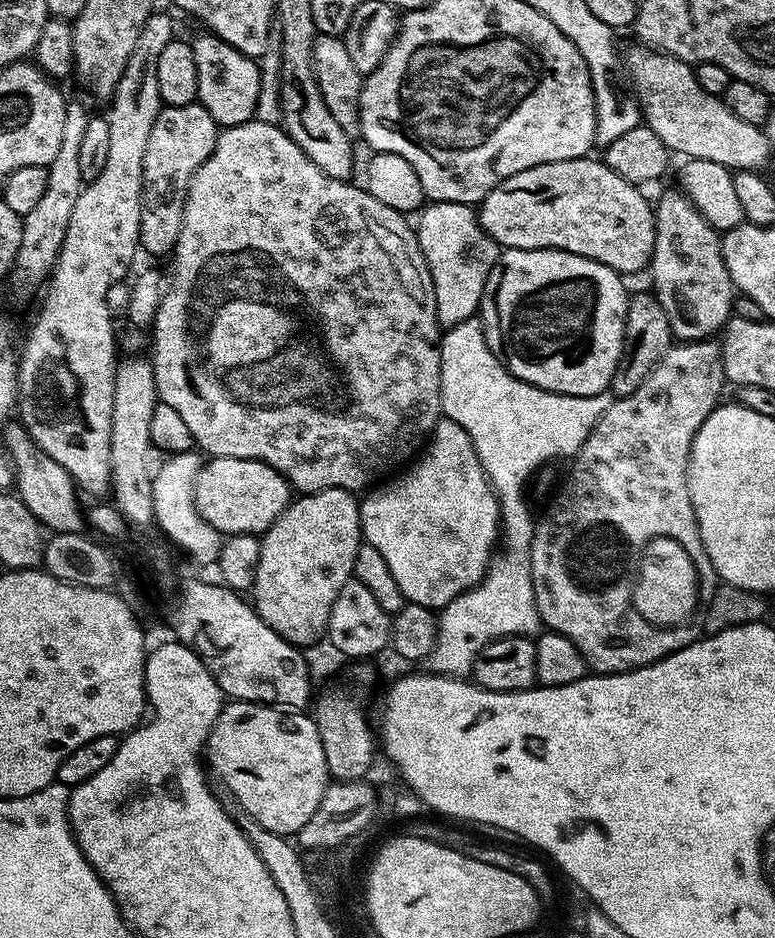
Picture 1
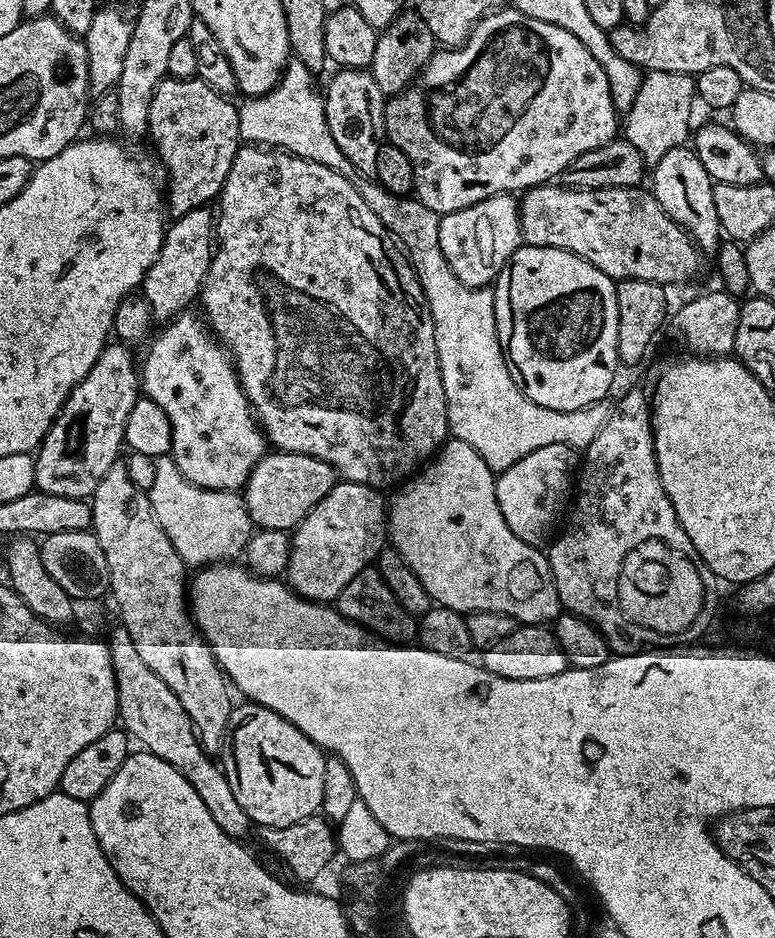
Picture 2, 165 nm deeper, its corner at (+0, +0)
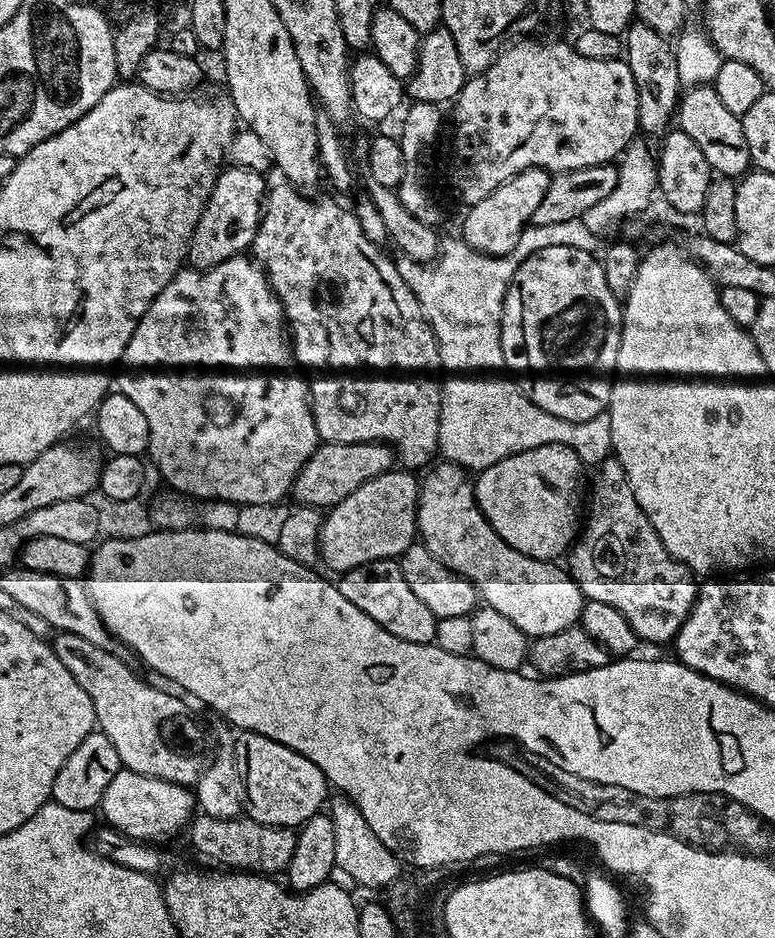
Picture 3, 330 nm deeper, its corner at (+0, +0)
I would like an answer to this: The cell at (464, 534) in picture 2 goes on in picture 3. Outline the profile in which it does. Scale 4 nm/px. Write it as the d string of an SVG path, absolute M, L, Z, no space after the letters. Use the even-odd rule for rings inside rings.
M440 462L428 477L423 477L416 507L419 543L424 544L426 550L430 550L430 554L434 554L438 562L442 562L442 566L471 582L476 587L477 597L487 607L498 610L498 614L505 618L510 618L510 622L514 622L514 626L518 626L518 630L522 630L530 638L558 634L558 630L577 627L585 602L578 582L574 582L572 575L559 563L530 558L511 548L482 514L476 501L476 489L470 476L468 480L468 476L469 473L457 464Z

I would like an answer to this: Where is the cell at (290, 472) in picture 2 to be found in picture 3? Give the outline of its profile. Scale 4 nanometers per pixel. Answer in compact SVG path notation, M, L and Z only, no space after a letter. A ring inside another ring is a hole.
M321 443L317 447L316 452L302 466L302 470L298 470L296 481L292 484L290 493L291 499L296 499L297 505L305 508L319 508L327 510L333 508L338 502L342 502L342 498L350 498L350 494L354 494L354 490L358 490L358 486L362 486L366 482L370 482L374 478L378 478L383 472L389 471L394 464L394 452L387 444L325 444Z

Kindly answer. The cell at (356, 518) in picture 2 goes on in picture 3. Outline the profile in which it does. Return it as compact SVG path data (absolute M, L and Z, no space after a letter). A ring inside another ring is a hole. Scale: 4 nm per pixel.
M389 470L378 478L358 486L350 498L342 498L333 508L327 509L326 515L320 521L320 560L328 568L333 568L336 574L343 574L352 568L362 566L375 560L396 560L411 544L417 543L416 507L420 497L419 479L415 480L408 470Z

